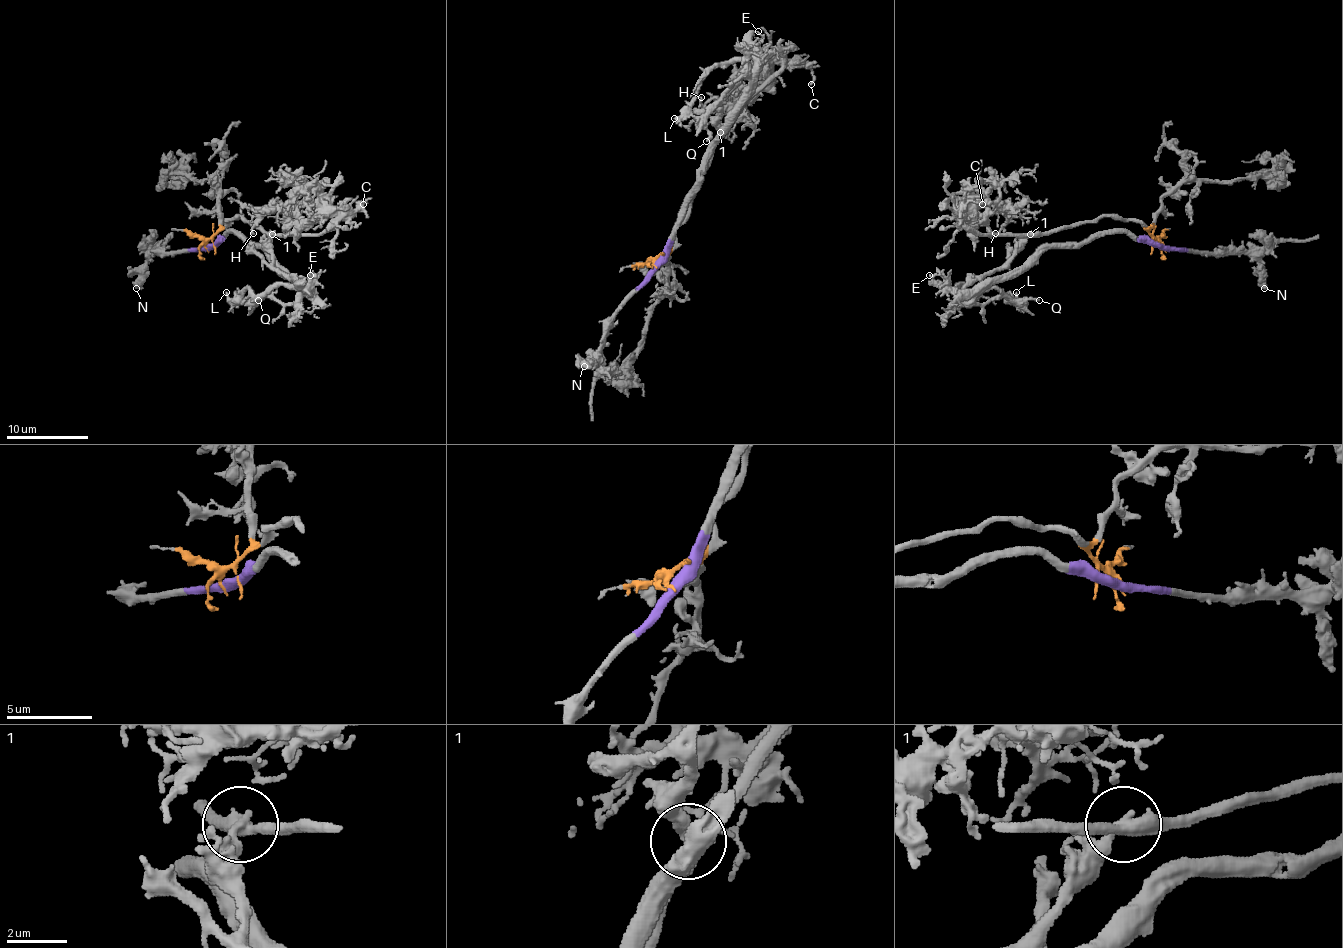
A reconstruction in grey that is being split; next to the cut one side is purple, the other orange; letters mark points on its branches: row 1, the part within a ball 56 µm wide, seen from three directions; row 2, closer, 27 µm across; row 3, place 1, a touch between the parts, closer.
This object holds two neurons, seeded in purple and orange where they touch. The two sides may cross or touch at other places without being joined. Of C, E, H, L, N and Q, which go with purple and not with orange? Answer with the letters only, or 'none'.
E, L, N, Q

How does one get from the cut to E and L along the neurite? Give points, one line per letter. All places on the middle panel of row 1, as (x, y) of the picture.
E: (655, 264), (673, 229), (685, 195), (696, 182), (696, 170), (704, 154), (757, 68), (761, 41), (757, 31)
L: (655, 264), (704, 154), (749, 80), (735, 82), (700, 117), (673, 119)

